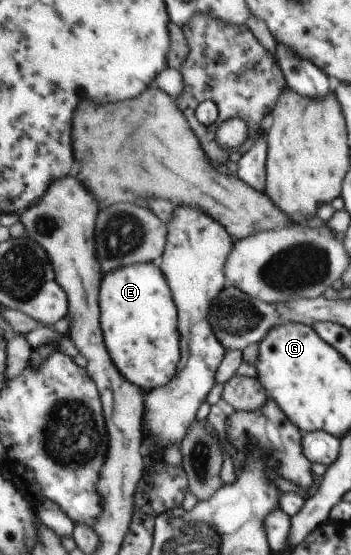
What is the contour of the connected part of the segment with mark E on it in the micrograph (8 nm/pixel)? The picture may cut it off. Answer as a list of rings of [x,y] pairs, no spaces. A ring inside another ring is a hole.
[[[157,263],[134,264],[103,275],[99,304],[105,343],[120,374],[145,392],[168,384],[178,362],[176,307]]]

